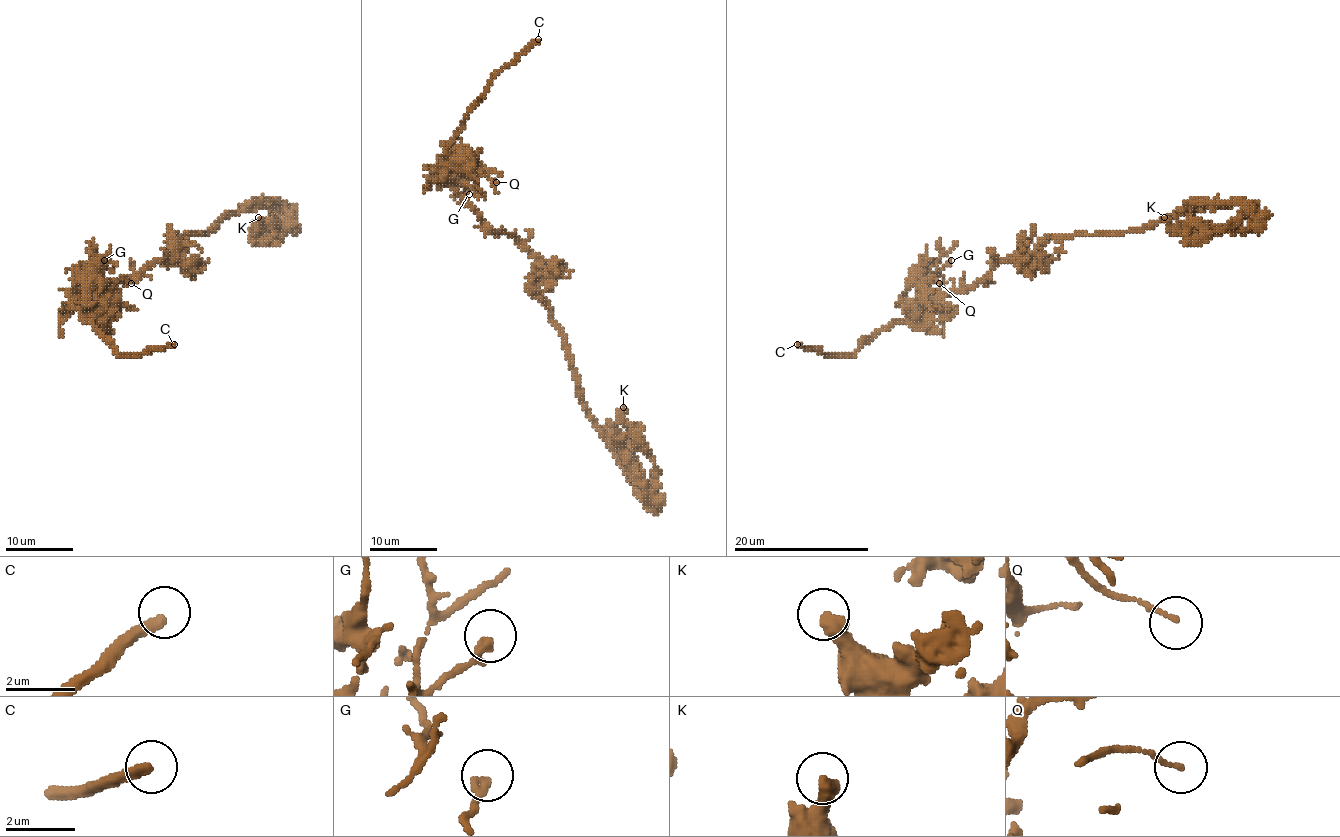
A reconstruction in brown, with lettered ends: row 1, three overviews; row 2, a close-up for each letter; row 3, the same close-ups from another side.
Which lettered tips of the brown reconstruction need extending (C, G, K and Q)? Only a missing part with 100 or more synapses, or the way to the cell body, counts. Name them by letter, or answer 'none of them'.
C

